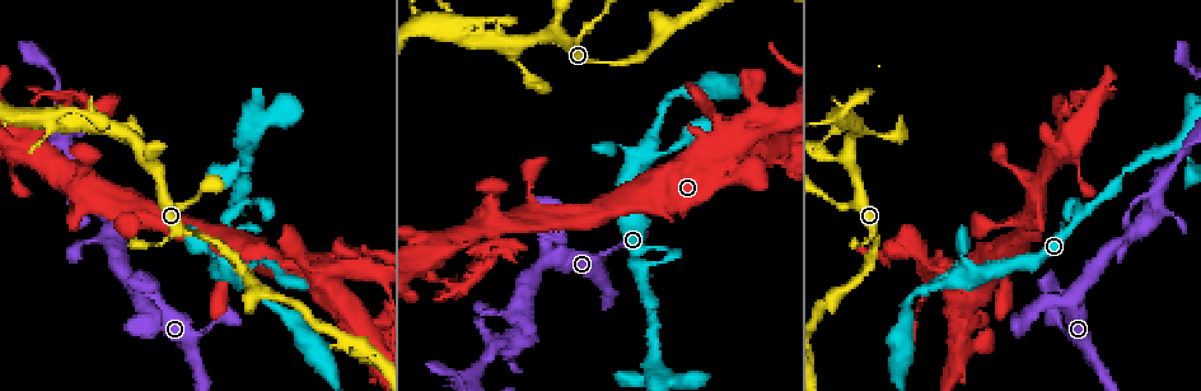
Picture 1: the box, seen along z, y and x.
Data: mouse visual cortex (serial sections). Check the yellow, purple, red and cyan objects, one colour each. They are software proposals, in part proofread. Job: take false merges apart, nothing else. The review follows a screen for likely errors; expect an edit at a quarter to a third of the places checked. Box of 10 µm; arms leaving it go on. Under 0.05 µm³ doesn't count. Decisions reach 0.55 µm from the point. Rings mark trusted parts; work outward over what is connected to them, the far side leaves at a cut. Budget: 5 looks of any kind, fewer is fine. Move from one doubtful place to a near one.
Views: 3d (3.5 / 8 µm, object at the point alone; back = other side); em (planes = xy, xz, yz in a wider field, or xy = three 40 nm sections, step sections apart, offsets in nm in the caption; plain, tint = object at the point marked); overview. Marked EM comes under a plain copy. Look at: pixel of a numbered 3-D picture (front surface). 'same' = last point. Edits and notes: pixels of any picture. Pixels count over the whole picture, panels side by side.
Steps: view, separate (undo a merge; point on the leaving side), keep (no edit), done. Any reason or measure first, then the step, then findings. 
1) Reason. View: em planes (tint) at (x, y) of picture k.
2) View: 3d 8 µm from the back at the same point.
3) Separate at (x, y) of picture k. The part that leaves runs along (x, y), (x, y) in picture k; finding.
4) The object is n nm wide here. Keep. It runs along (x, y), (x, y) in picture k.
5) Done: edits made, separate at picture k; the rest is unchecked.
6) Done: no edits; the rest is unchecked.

Arms part here. View: em xy step 1 (tint) at (1063, 110) of picture 1.

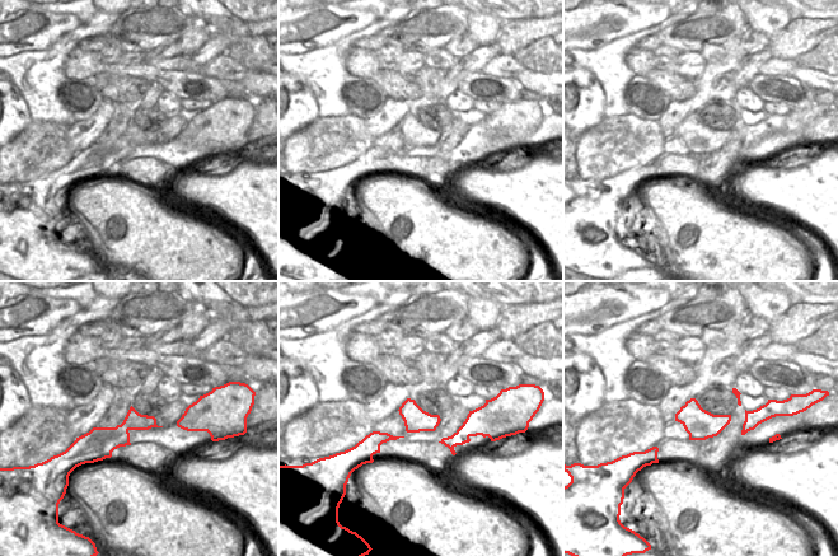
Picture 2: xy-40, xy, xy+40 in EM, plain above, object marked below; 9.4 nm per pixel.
View: 3d 3.5 µm at the same point.

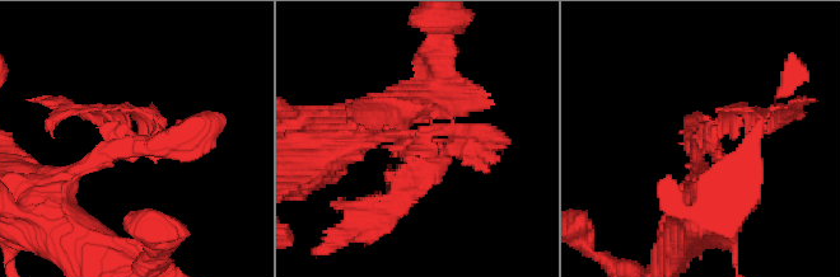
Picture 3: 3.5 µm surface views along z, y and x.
The arms are 200, 200, 300 nm wide. Keep. It runs along (62, 181), (157, 134), (130, 111) in picture 3; continuous, no second cell.

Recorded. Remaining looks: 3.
Narrows sharply. View: 3d 3.5 µm at (112, 126) of picture 1.

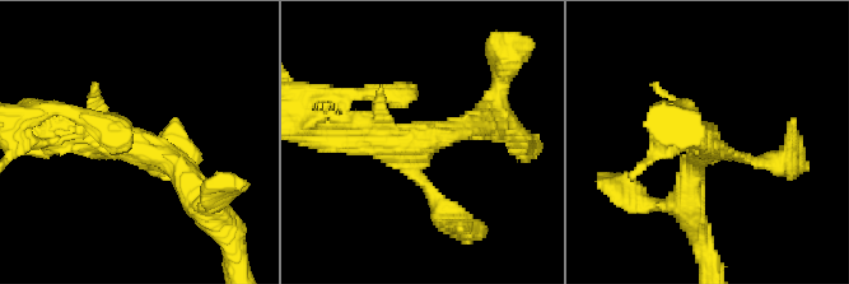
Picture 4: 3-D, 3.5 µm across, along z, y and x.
Shape alone is not enough. View: em xy step 1 (tint) at (415, 139) of picture 4.

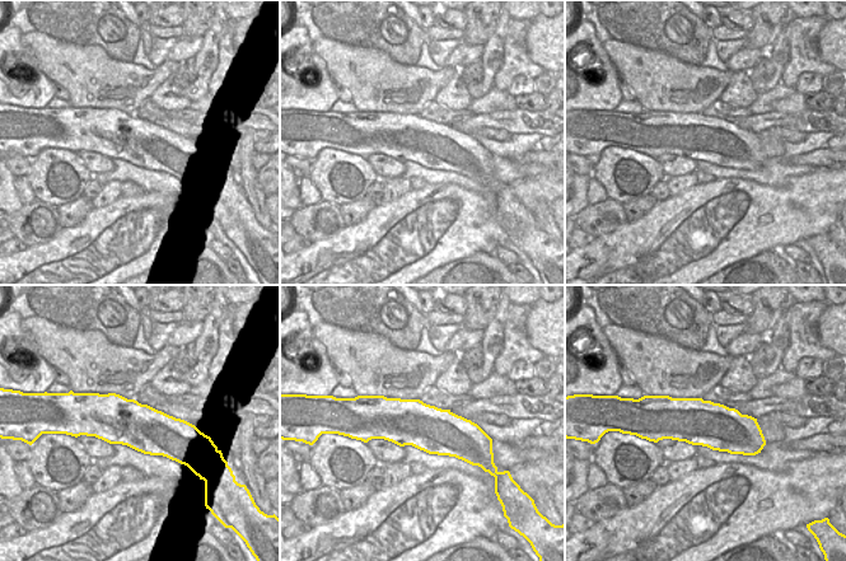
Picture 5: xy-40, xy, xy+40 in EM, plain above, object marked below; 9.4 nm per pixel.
View: em xy step 5 (tint) at the same point.

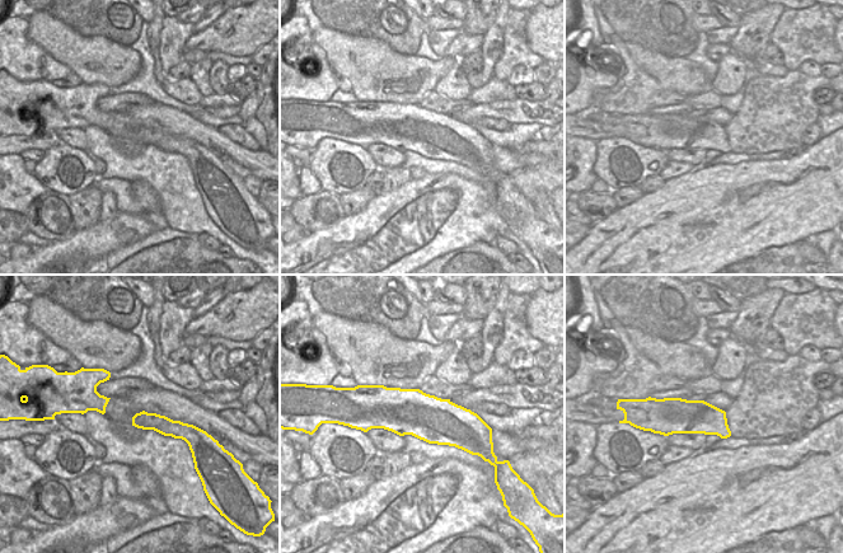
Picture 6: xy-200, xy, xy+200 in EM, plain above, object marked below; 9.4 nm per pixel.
The object is 440 nm wide here. Keep. It runs along (135, 420), (187, 429) in picture 6; all the same cell.

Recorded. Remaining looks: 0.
Done: no edits; the rest is unchecked.

